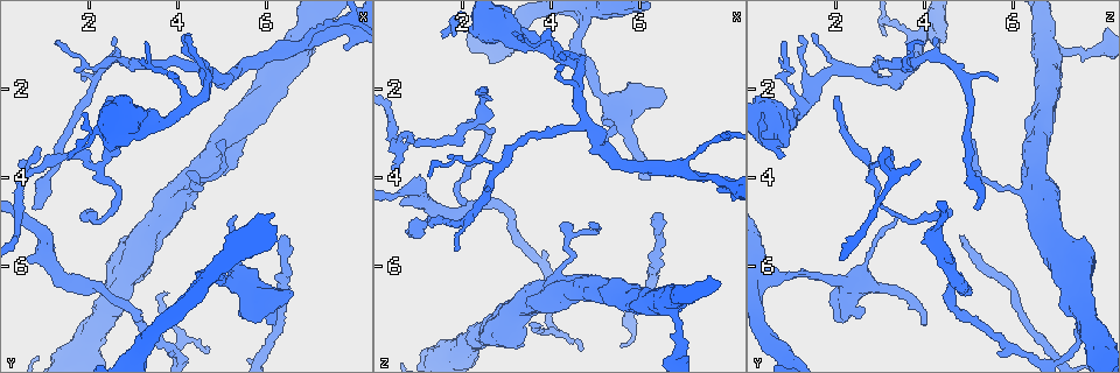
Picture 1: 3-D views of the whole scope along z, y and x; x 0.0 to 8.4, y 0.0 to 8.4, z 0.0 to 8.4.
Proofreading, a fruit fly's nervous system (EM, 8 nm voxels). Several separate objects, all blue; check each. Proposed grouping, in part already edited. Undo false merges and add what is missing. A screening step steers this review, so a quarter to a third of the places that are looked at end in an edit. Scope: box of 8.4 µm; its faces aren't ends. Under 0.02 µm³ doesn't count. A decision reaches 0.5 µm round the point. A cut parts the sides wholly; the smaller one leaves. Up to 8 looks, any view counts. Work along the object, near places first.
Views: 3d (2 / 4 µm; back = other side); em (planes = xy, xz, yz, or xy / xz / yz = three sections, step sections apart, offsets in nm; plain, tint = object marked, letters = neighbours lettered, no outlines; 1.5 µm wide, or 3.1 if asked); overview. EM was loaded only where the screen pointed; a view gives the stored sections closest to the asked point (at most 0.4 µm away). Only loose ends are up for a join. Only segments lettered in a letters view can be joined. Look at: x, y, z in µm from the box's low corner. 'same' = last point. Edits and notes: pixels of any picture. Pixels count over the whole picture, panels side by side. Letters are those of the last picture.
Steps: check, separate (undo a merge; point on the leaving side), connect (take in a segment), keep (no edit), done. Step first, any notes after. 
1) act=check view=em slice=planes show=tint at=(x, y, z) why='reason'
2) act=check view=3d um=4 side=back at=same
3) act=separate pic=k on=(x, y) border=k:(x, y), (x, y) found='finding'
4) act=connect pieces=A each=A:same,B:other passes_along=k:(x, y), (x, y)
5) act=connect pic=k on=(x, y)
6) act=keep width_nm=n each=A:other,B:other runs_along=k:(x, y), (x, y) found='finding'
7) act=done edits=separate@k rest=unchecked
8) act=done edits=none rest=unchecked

act=check view=em slice=yz step=8 show=letters at=(6.80, 1.00, 3.80) why='three arms meet'

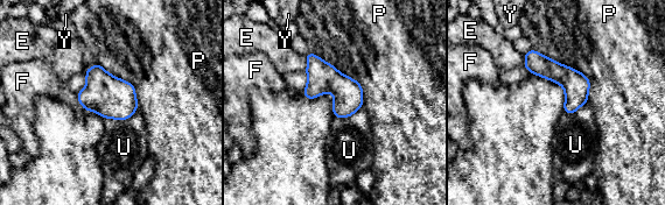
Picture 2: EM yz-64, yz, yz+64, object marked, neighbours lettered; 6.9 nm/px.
act=keep width_nm=280 each=E:other,F:other,P:other,U:other,Y:other found='one cell here'

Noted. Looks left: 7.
act=check view=em slice=yz step=4 show=letters at=(6.05, 7.35, 4.05) why='branch stops here'

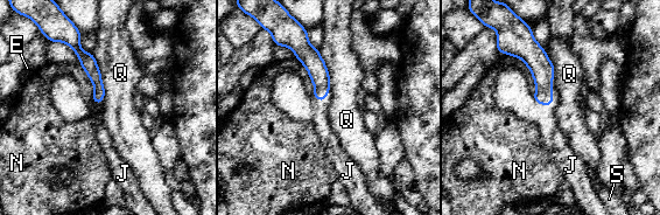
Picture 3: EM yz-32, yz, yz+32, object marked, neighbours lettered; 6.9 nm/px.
act=connect pieces=J each=E:other,J:same,N:other,Q:other,S:other passes_along=3:(542, 70), (552, 96), (545, 117) found='the cell continues'

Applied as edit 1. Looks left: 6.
act=check view=overview

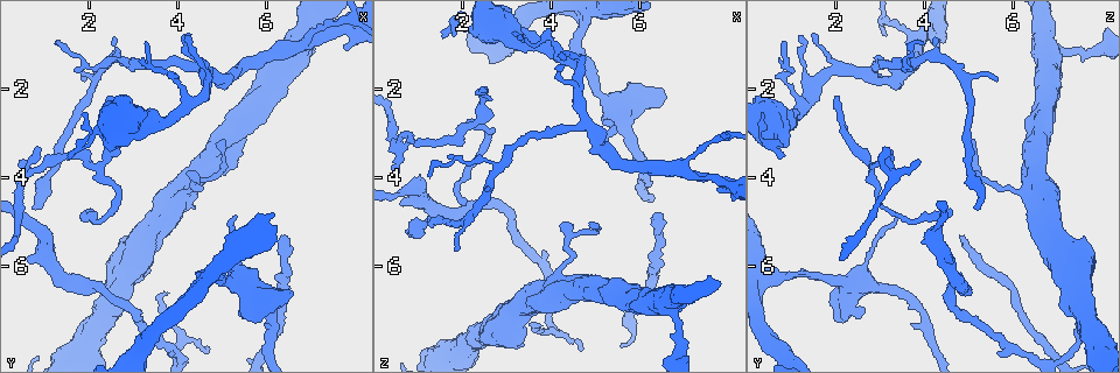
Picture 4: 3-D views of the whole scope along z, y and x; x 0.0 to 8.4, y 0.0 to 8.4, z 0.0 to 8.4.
act=check view=em slice=planes show=letters at=(3.75, 6.60, 7.35) why='thin end'

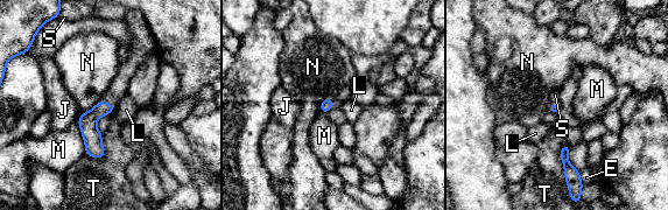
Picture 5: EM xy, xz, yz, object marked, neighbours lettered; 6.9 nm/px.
act=connect pieces=S each=E:other,J:other,L:other,M:other,N:other,S:same,T:other passes_along=5:(88, 121), (107, 104), (118, 89) found='it goes on there'

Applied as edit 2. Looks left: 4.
act=check view=overview why='redraw'

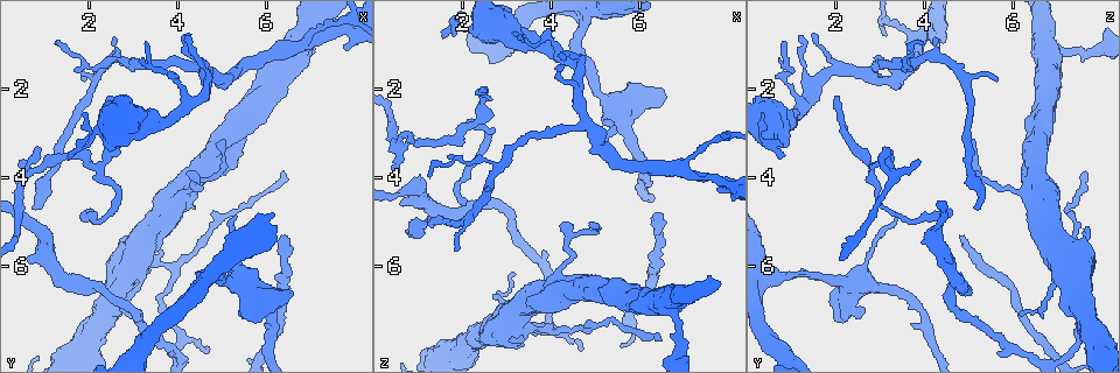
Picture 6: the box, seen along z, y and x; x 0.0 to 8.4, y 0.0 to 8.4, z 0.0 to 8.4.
act=check view=3d um=4 at=(6.75, 1.20, 7.05) why='sudden change in width'

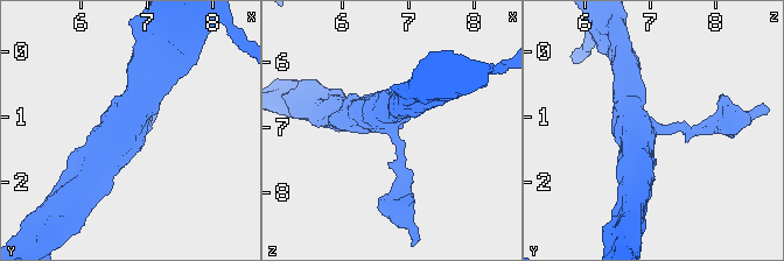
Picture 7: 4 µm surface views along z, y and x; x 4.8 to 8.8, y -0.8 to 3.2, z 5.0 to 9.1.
act=check view=em slice=planes show=letters at=(6.70, 1.20, 7.00) arms=3

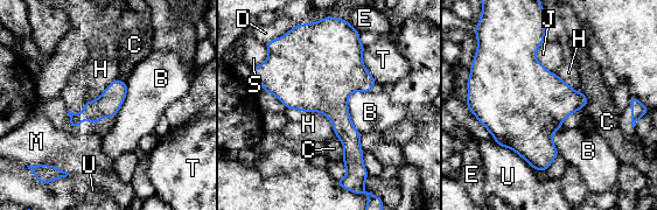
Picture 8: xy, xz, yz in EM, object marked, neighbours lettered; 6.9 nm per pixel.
act=keep each=B:other,C:other,D:other,E:other,H:other,J:other,M:other,S:other,T:other,U:other border=8:(556, 74), (578, 91) found='continuous, no second cell'

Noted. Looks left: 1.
act=done edits=connect@3,connect@5 rest=unchecked

